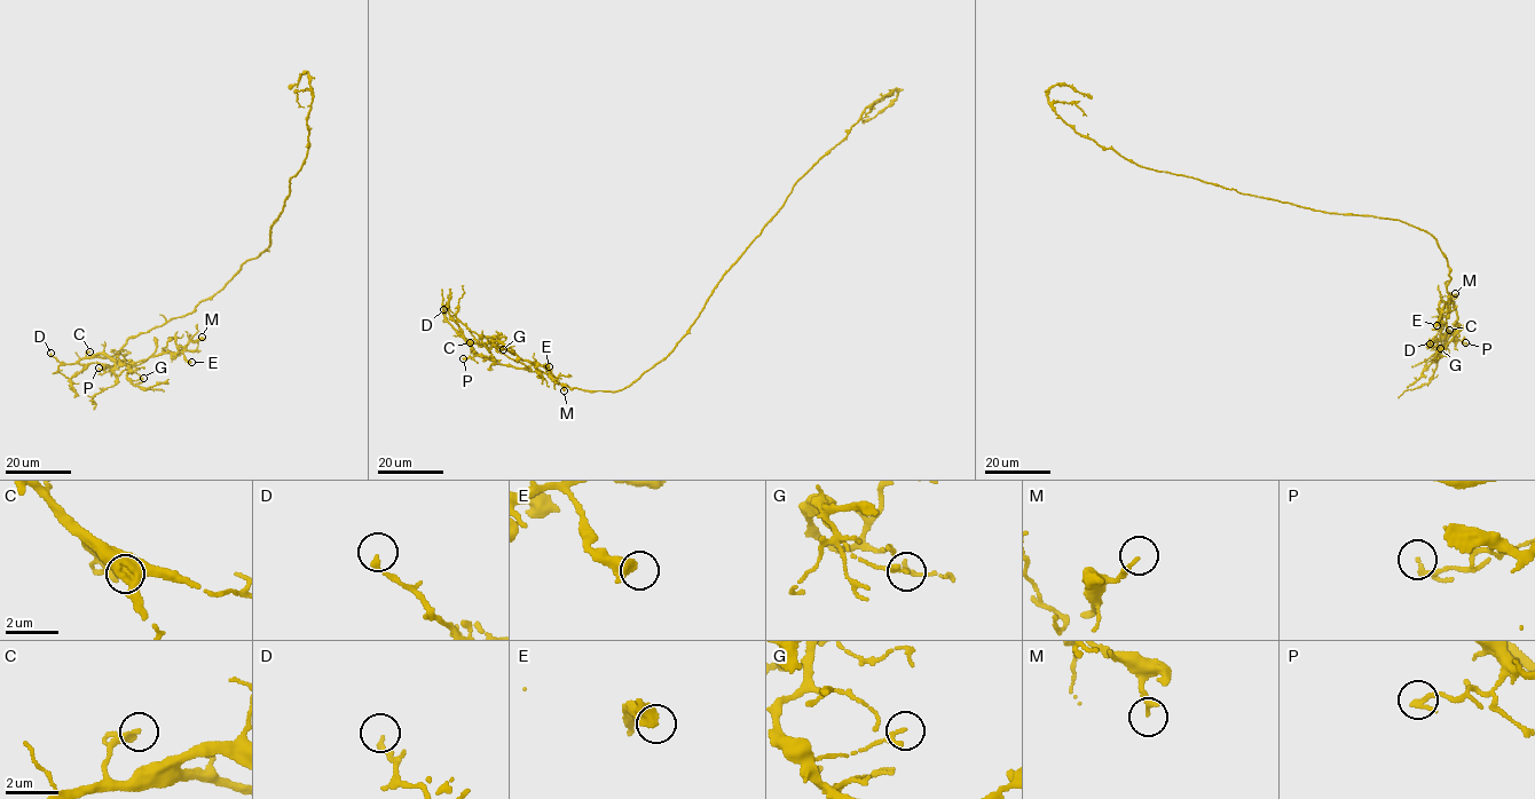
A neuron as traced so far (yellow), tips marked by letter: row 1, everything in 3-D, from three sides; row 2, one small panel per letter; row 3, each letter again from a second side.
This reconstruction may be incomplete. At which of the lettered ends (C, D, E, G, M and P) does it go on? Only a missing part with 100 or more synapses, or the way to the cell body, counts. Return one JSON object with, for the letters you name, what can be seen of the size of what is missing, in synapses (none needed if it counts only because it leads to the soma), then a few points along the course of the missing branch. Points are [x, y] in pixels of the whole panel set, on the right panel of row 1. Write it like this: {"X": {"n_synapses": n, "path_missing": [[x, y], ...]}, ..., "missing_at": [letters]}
{"missing_at": []}

